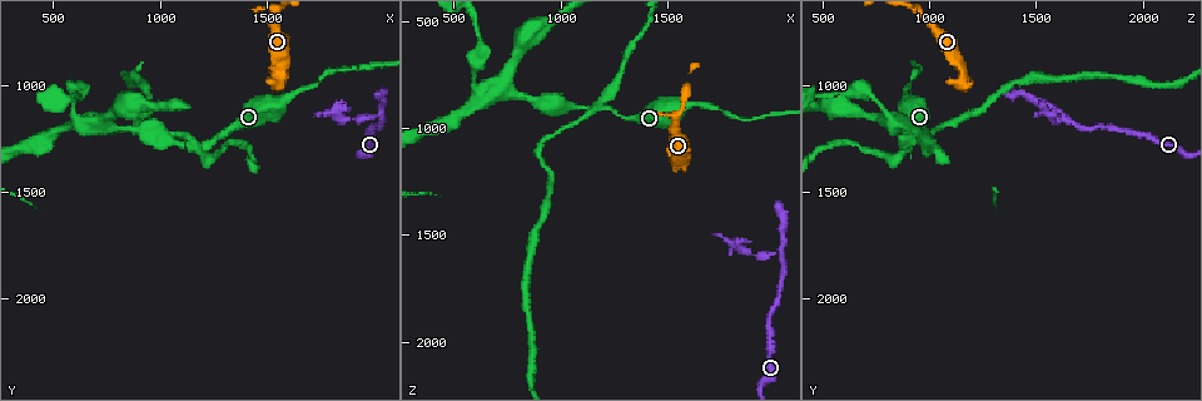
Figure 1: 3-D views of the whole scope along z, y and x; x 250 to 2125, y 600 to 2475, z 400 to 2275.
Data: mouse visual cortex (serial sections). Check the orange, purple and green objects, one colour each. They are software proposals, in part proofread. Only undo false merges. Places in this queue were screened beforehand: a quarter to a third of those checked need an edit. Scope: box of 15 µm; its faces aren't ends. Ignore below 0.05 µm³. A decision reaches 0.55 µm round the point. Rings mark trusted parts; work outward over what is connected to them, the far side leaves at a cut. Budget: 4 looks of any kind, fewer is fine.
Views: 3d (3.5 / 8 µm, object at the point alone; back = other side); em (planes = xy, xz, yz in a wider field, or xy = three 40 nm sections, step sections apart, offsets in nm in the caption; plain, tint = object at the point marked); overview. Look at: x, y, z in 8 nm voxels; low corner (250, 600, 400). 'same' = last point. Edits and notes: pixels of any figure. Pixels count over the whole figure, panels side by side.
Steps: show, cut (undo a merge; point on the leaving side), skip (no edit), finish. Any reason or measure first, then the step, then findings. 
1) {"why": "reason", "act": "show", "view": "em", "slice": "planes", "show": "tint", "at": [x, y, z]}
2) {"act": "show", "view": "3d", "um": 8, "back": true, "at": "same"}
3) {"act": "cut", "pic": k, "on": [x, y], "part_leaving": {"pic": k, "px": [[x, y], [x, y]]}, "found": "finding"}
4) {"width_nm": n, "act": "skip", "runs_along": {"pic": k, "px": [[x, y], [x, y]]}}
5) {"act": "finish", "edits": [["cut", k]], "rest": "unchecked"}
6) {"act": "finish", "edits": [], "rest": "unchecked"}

{"why": "abrupt turn", "act": "show", "view": "3d", "um": 8, "at": [1530, 970, 1130]}

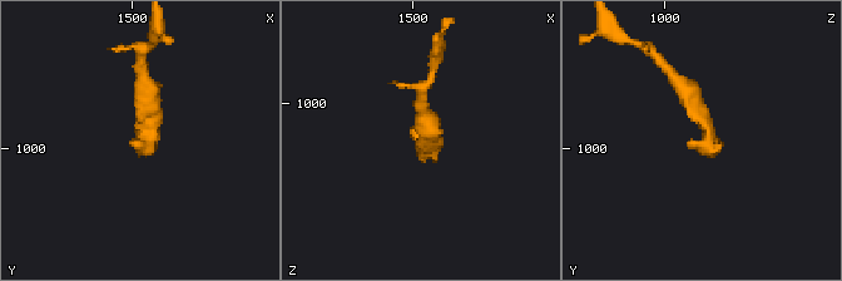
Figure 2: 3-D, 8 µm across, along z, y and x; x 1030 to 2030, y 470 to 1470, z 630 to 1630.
{"why": "closer look", "act": "show", "view": "3d", "um": 3.5, "at": [1540, 980, 1140]}

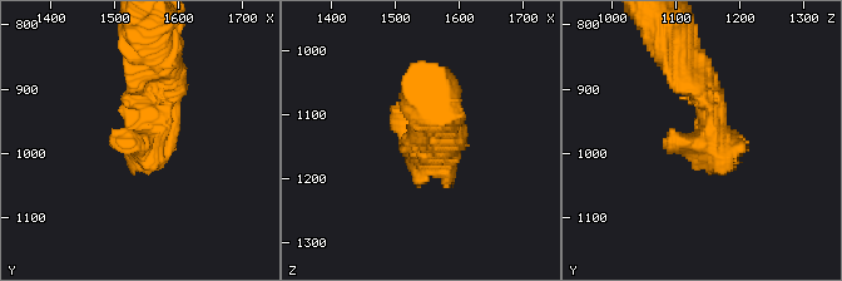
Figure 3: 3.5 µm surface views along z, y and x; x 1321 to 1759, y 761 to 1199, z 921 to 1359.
{"act": "skip", "runs_along": {"pic": 3, "px": [[161, 68], [138, 144], [115, 133]]}, "found": "continuous, no second cell"}

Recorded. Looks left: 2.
{"why": "side arm on a straight run", "act": "show", "view": "3d", "um": 3.5, "at": [2030, 1120, 1600]}

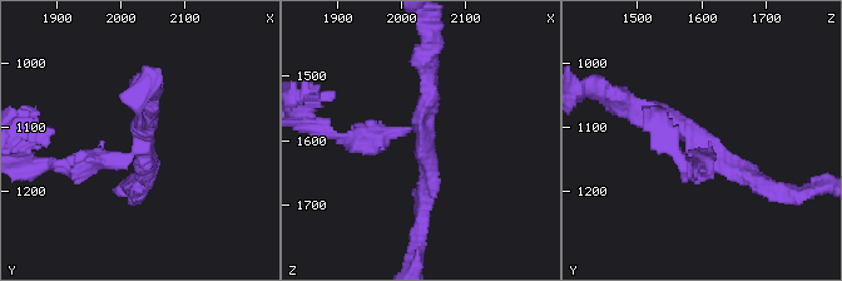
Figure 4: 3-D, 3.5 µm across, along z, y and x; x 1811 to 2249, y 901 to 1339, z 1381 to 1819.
{"arms": 3, "arm_widths_nm": [200, 200, 300], "why": "now the EM", "act": "show", "view": "em", "slice": "xy", "step": 1, "show": "tint", "at": [2030, 1135, 1595]}

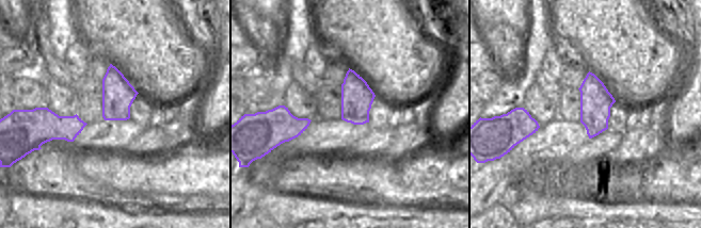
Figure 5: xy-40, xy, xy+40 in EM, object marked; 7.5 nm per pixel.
{"act": "cut", "pic": 4, "on": [369, 123], "found": "two cells meet here"}

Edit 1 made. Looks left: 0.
{"act": "finish", "edits": [["cut", 4]], "rest": "unchecked"}

